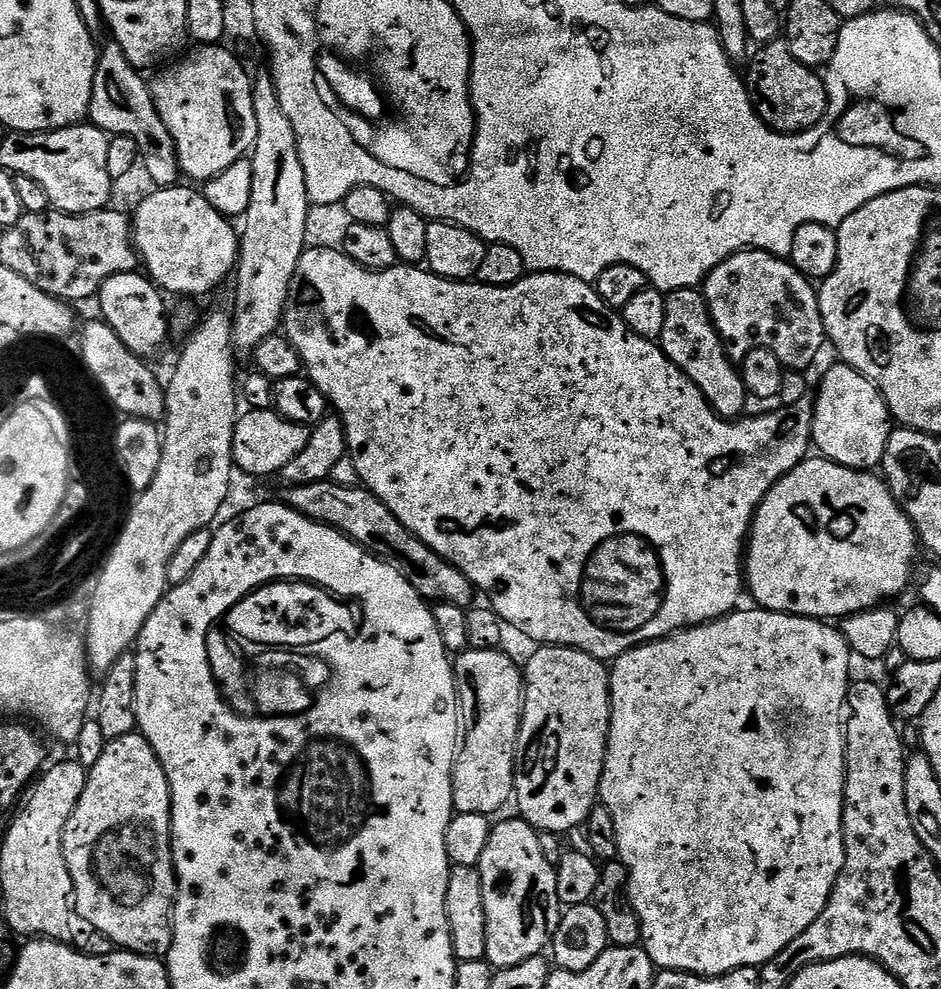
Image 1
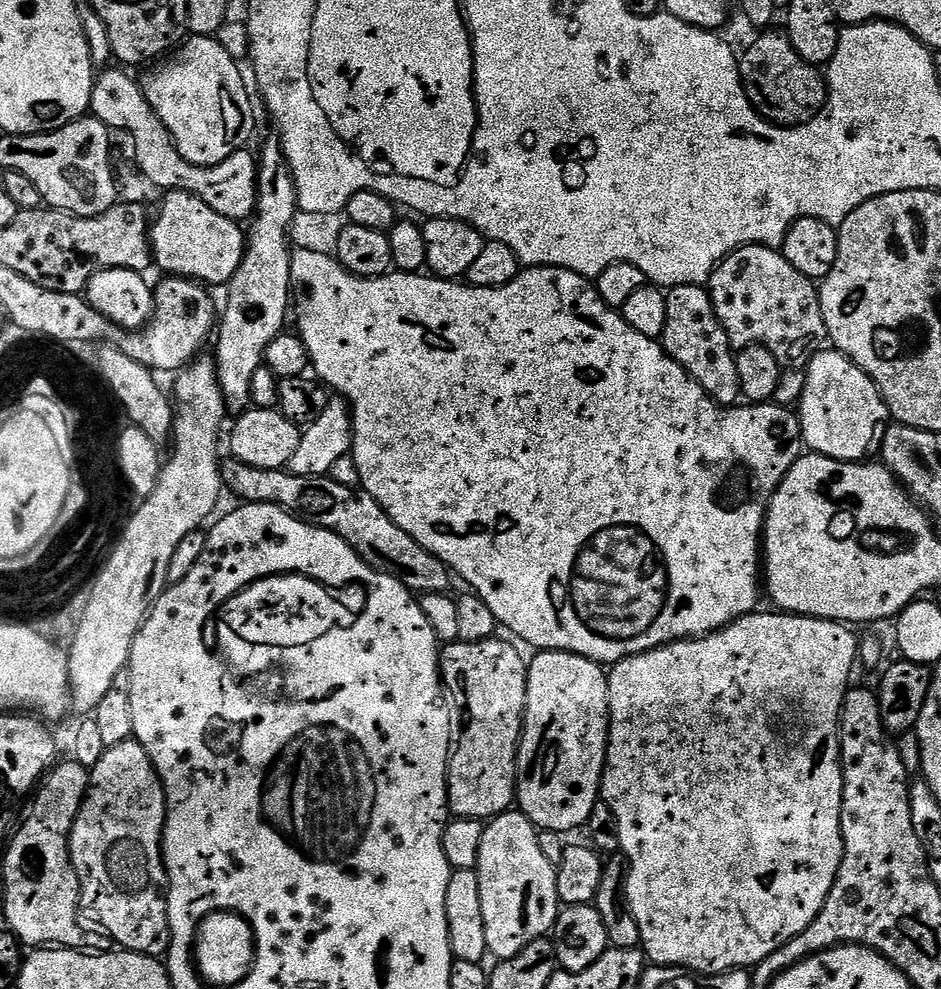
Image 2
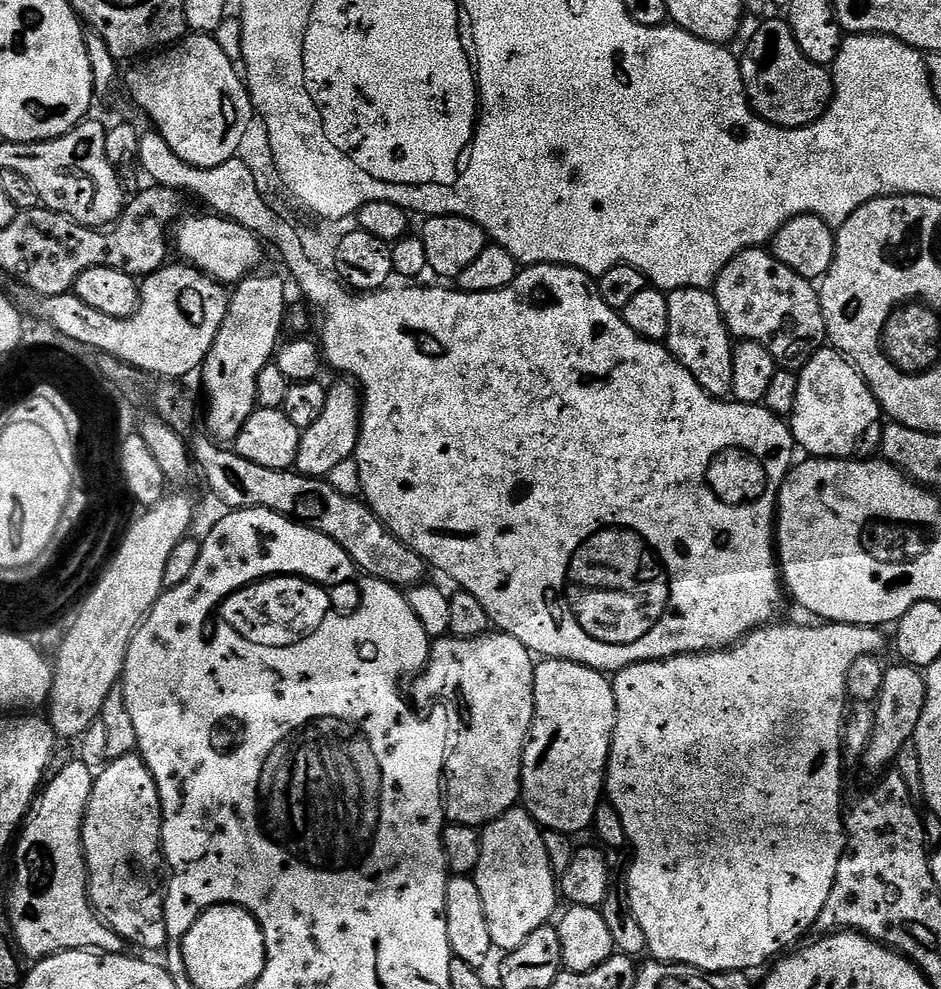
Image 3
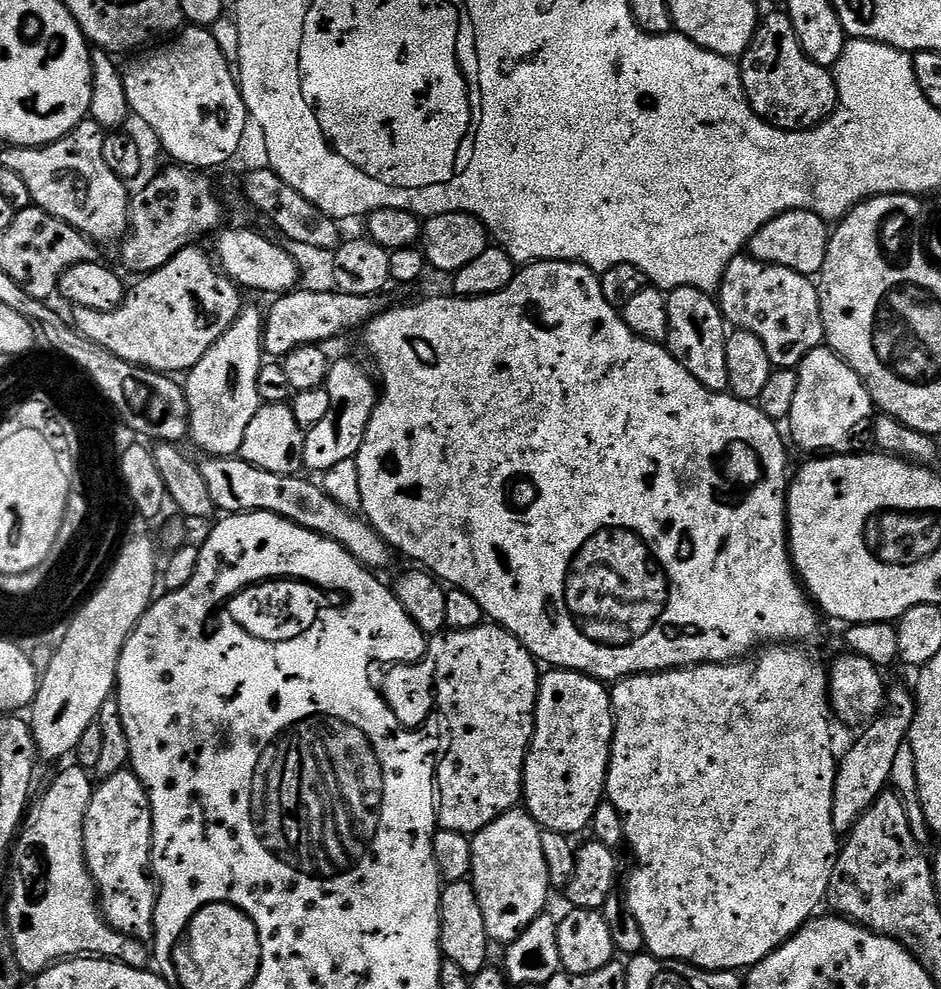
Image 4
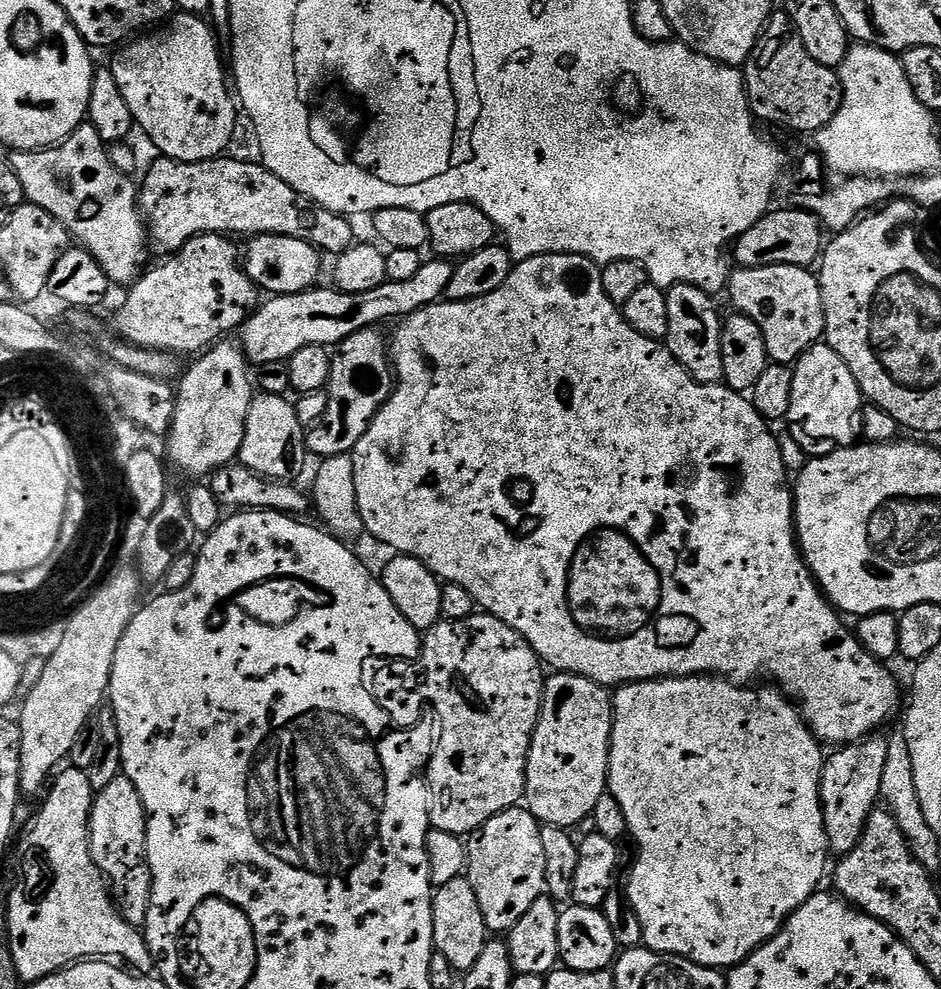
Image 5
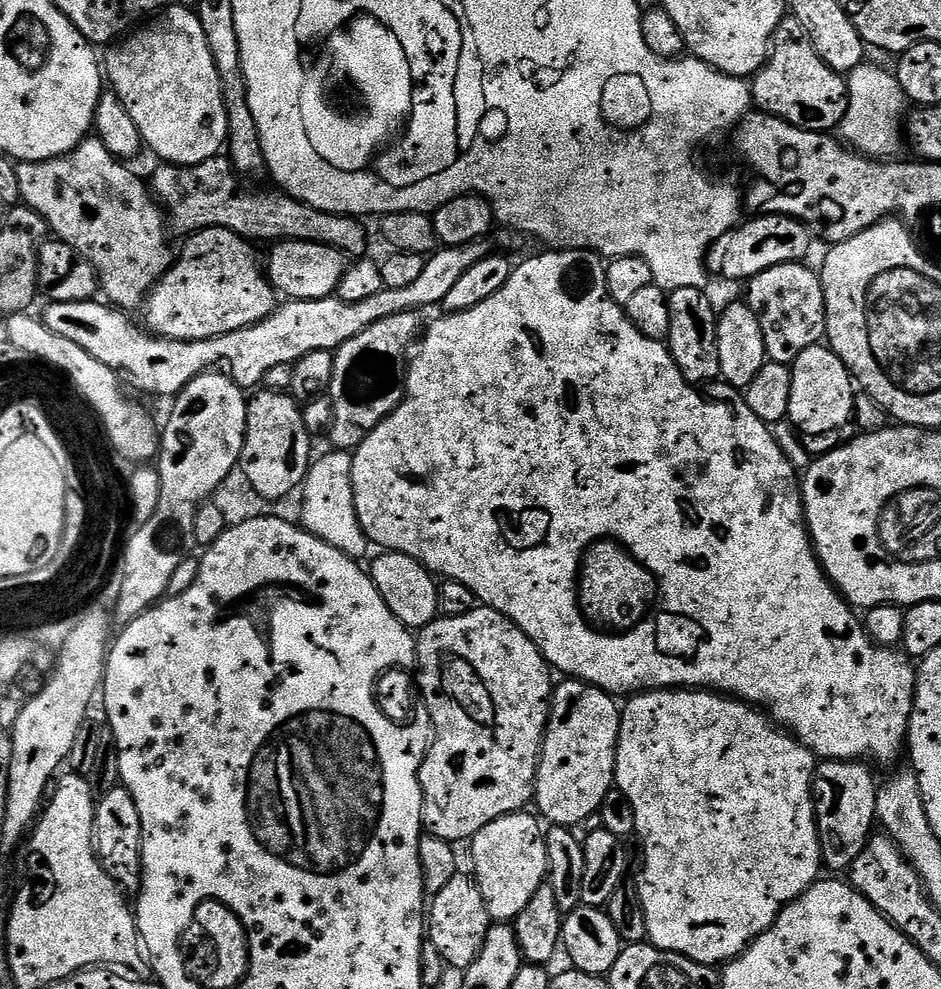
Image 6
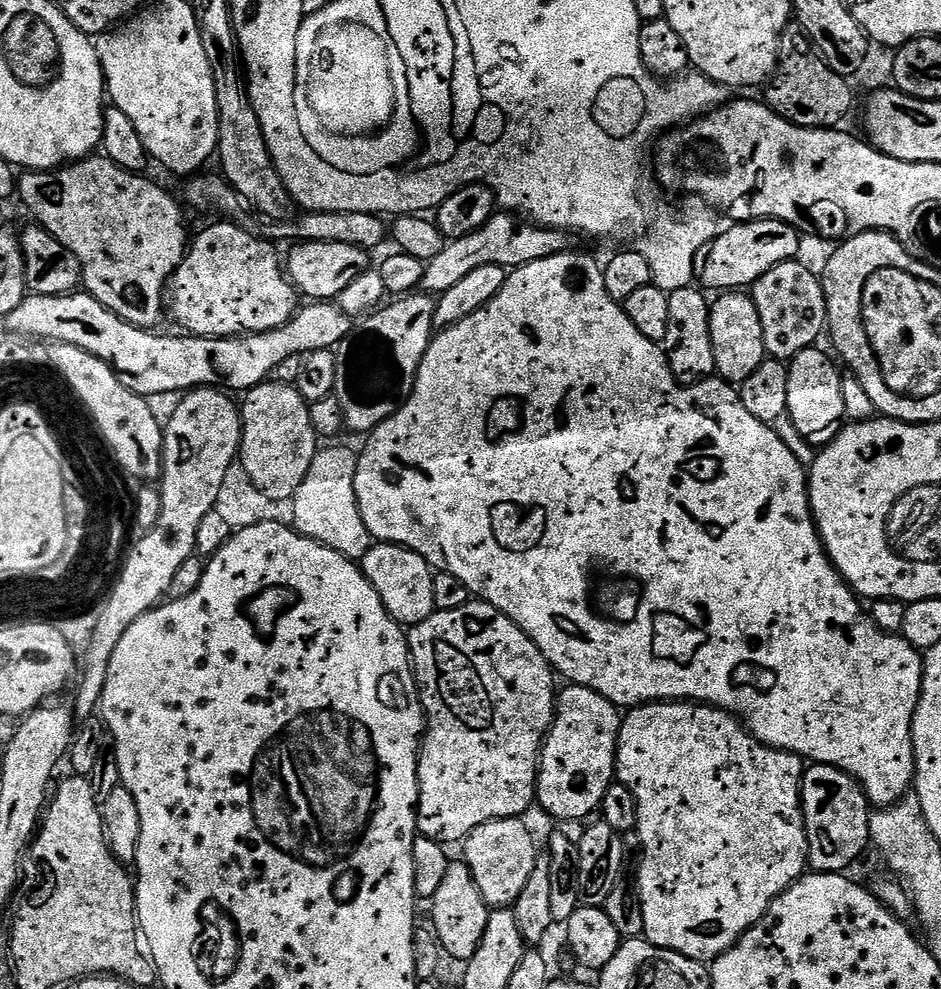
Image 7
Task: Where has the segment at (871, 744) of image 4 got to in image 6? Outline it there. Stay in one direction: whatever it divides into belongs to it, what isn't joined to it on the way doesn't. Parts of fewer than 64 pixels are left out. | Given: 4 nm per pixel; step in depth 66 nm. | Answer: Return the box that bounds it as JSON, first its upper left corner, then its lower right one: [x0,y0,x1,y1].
[812,760,878,873]

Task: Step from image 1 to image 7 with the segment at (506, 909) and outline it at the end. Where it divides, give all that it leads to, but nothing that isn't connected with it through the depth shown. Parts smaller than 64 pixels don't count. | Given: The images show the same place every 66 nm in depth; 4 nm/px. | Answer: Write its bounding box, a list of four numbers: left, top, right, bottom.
[463,819,538,909]

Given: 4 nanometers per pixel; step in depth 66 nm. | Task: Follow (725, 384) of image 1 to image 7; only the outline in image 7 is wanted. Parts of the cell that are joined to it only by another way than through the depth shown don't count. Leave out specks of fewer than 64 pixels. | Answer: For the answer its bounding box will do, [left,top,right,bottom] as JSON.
[662,286,716,386]

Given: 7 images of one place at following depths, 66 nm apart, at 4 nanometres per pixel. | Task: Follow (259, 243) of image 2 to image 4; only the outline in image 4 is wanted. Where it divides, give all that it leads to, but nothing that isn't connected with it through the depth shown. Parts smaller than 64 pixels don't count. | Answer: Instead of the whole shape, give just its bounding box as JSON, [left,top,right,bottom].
[183,306,266,457]

